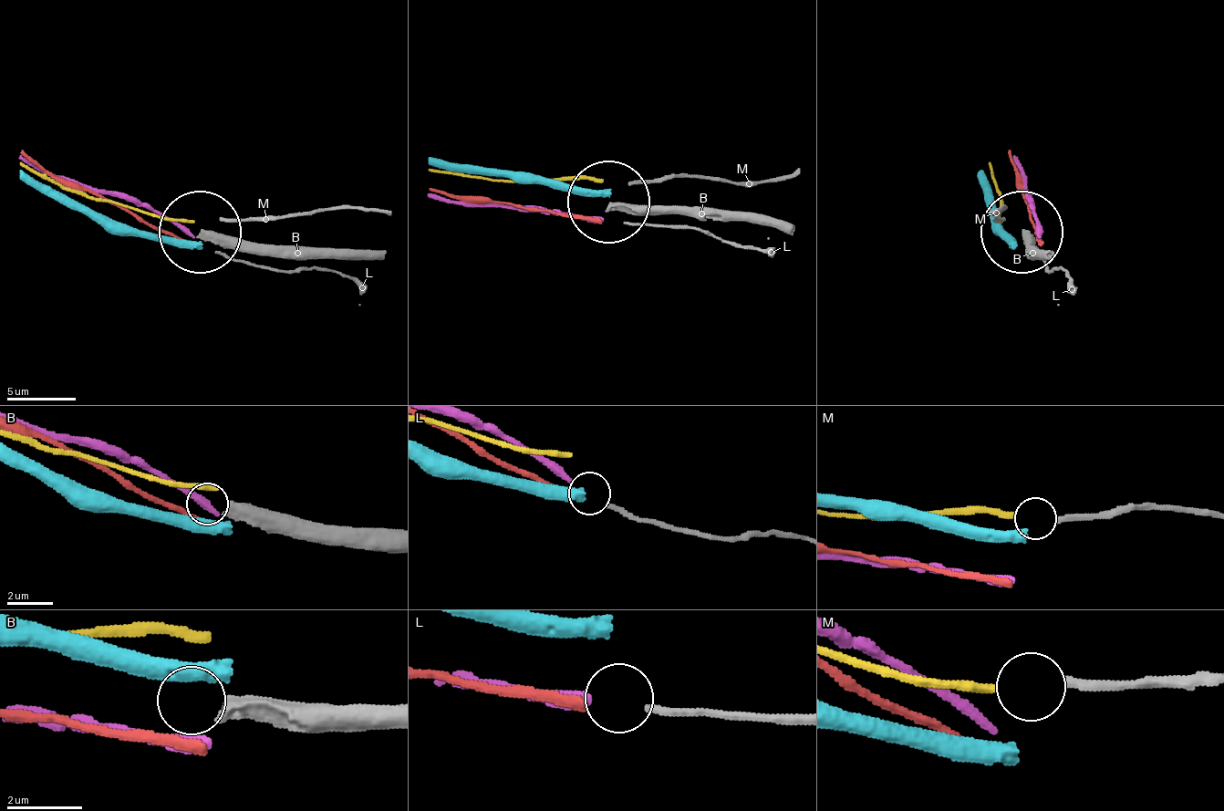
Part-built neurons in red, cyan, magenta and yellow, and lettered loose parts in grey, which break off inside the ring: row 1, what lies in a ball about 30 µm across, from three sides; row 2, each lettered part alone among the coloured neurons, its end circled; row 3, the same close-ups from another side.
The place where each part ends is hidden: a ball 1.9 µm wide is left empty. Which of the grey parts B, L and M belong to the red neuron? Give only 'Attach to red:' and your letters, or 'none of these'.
Attach to red: L

